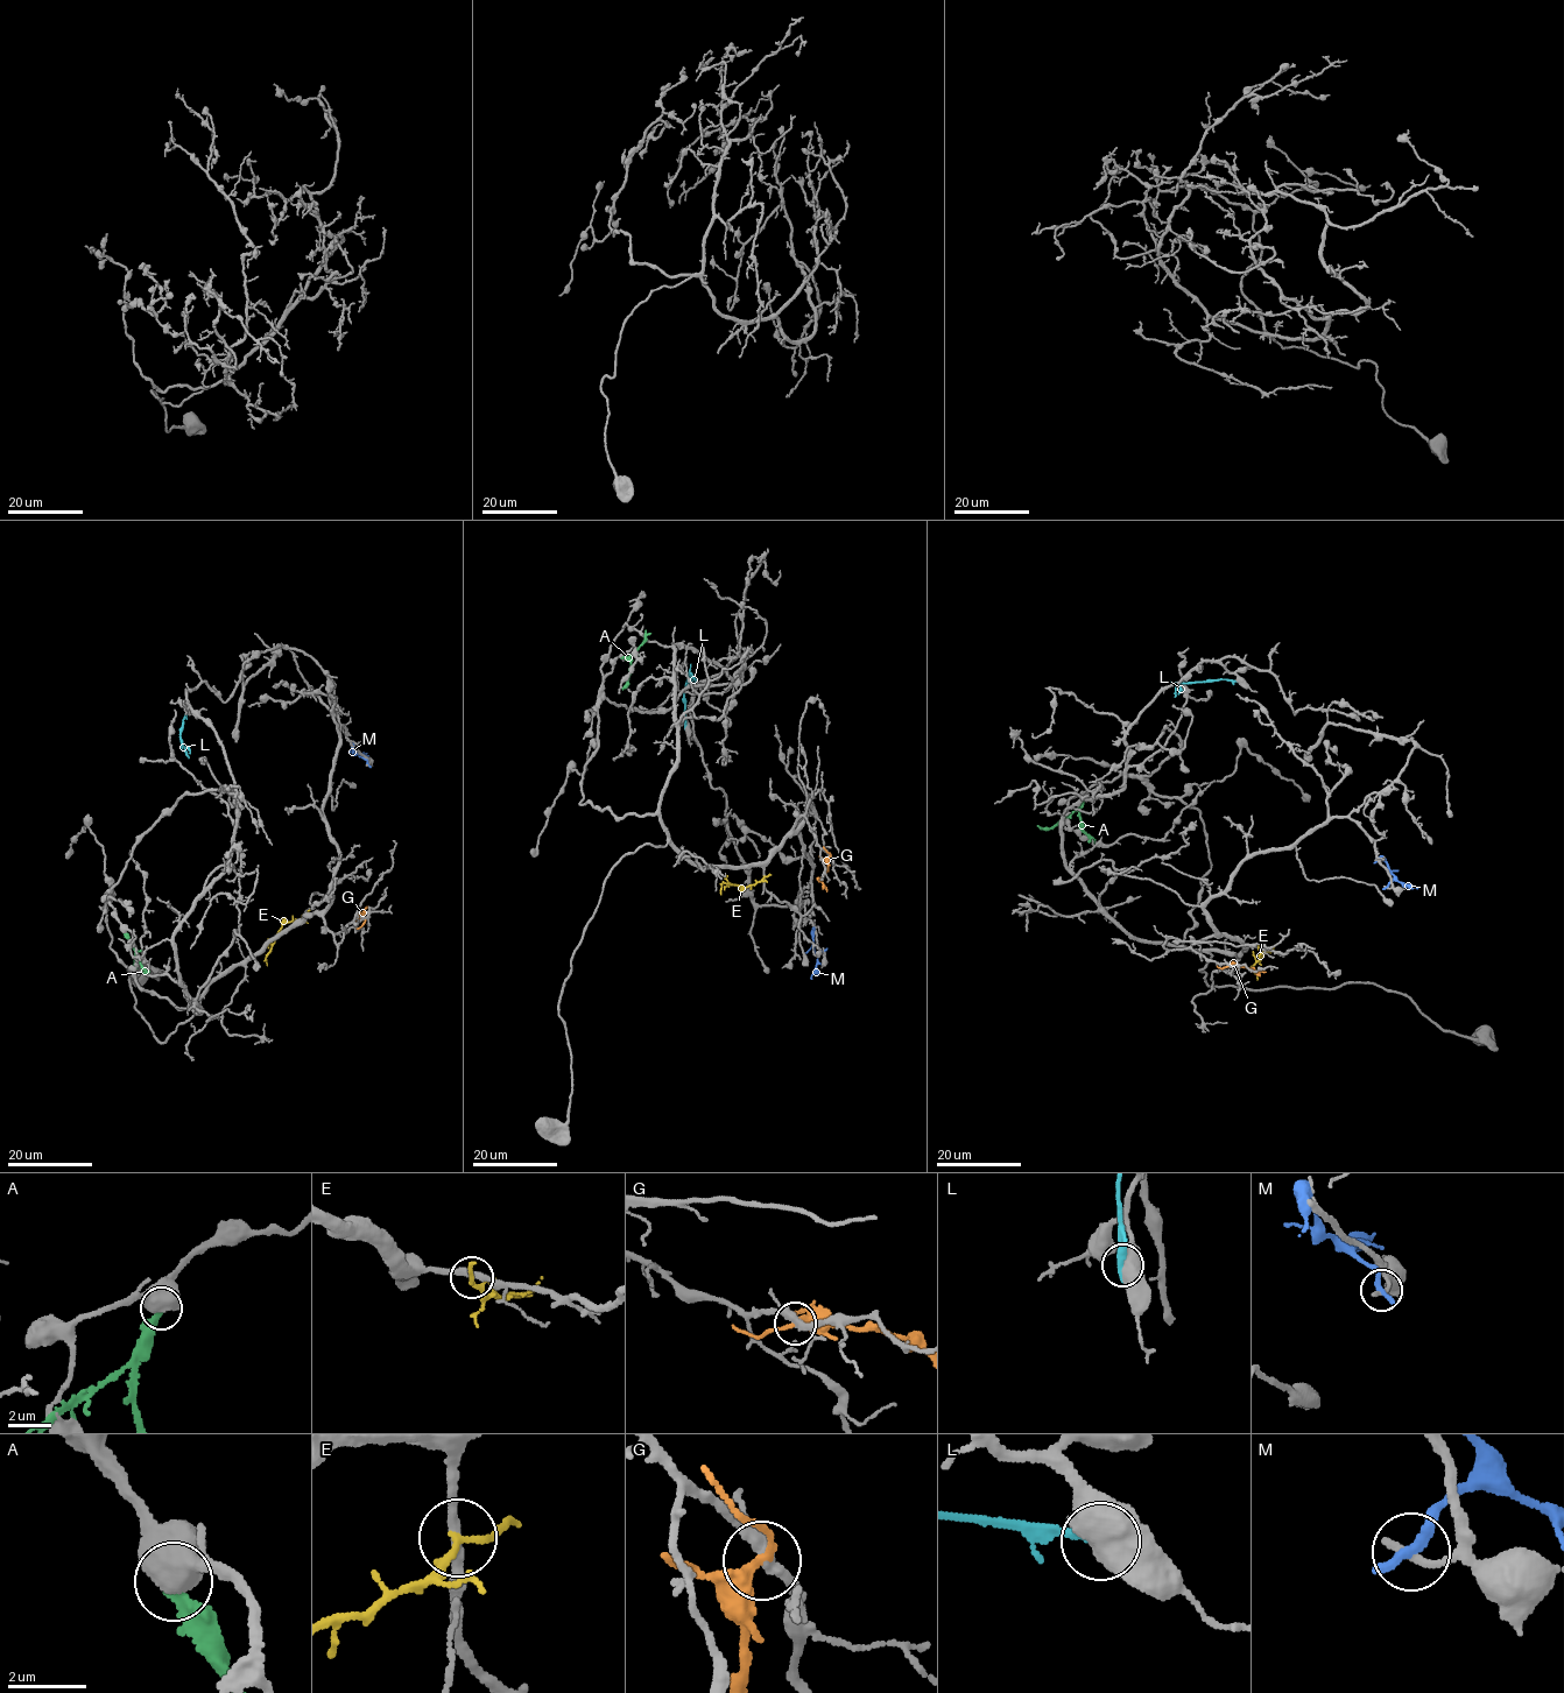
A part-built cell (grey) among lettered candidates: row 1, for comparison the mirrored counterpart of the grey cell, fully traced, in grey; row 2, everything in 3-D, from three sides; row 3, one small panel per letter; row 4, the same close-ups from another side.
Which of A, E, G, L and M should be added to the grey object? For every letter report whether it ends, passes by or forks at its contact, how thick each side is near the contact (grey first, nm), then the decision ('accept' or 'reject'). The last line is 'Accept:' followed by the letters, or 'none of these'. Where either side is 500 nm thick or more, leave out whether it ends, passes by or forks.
A: calibres 900 and 340 nm; reject
E: it forks; calibres 280 and 140 nm; reject
G: it passes by; calibres 280 and 260 nm; reject
L: calibres 750 and 320 nm; reject
M: it ends; calibres 240 and 340 nm; reject
Accept: none of these

